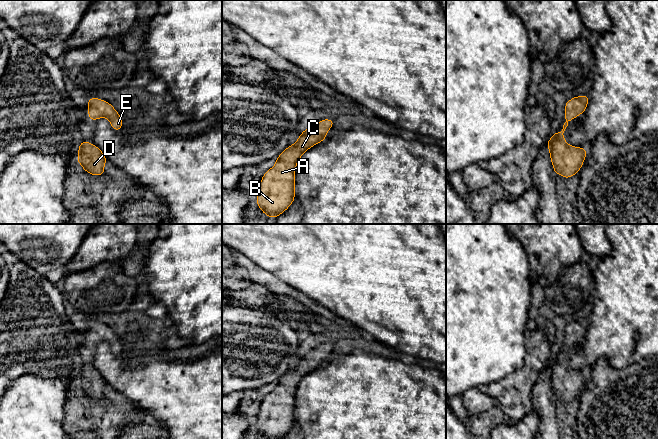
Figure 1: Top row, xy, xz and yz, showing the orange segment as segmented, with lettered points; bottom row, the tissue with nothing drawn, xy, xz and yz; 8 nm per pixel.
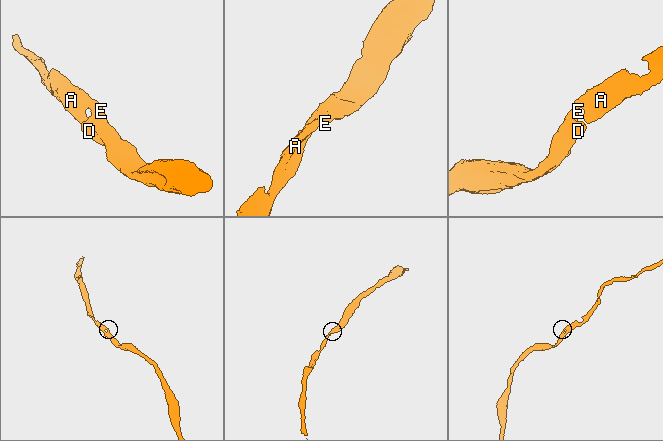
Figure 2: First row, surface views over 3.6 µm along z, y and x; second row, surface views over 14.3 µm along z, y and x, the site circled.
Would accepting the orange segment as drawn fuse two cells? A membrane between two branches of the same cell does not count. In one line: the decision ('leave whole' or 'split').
leave whole

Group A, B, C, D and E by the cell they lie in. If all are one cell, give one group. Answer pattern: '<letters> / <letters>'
A B C D E

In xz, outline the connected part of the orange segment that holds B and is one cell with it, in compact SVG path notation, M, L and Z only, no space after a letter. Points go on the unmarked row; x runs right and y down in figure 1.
M322 343L317 349L301 356L297 365L288 370L276 383L275 389L268 393L259 408L256 427L265 439L280 439L285 436L295 424L295 394L301 380L316 368L324 365L327 356L334 349L332 343Z

